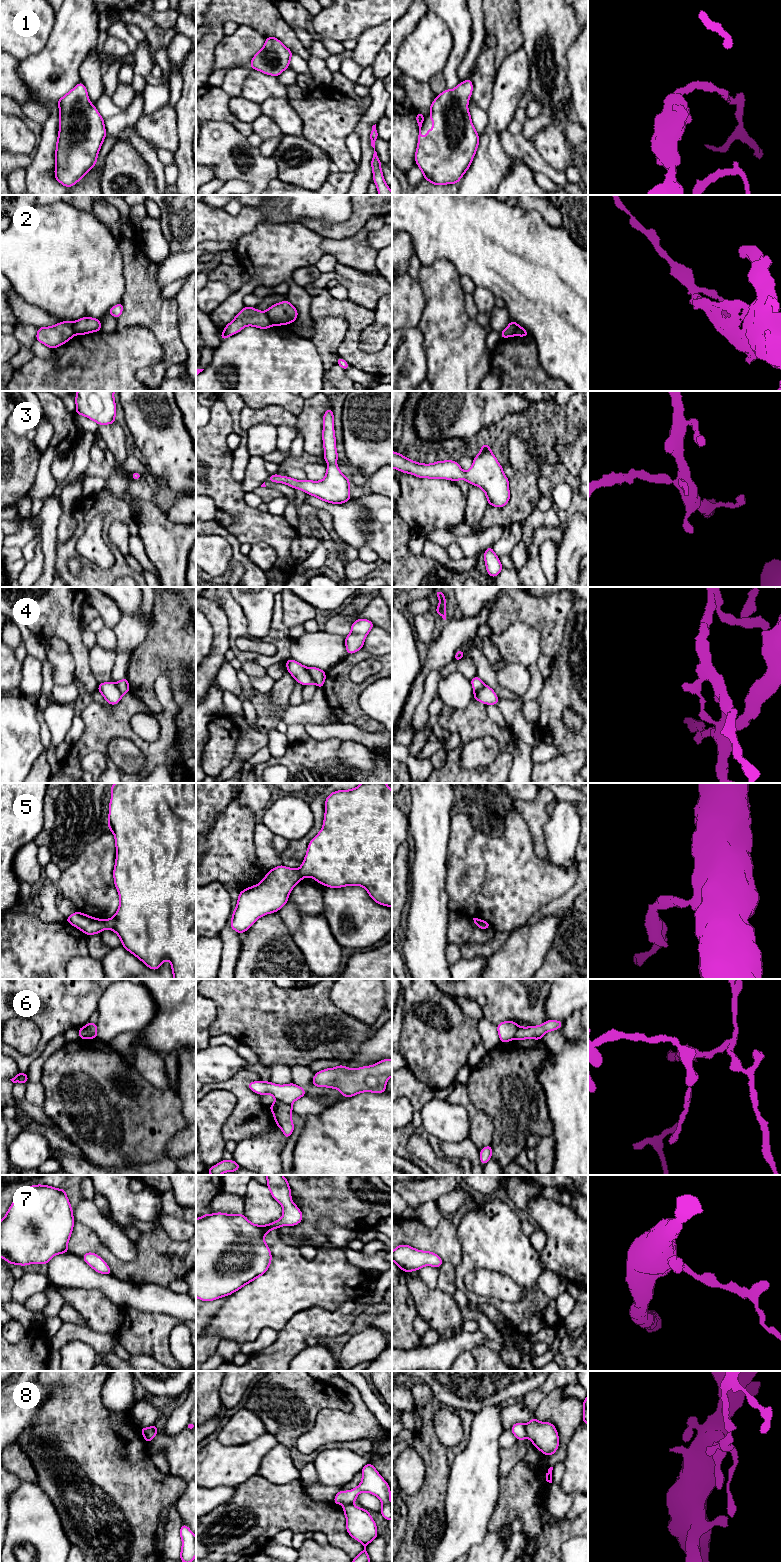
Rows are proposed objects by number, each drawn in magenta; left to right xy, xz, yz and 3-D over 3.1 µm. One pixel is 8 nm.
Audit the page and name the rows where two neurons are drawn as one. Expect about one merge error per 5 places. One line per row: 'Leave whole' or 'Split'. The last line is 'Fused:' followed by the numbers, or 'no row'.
1: Leave whole
2: Split
3: Leave whole
4: Split
5: Leave whole
6: Split
7: Leave whole
8: Split
Fused: 2, 4, 6, 8

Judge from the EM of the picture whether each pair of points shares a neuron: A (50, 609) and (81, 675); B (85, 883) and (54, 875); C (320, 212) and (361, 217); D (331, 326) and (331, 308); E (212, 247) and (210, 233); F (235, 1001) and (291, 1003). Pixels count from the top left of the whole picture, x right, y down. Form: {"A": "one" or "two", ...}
{"A": "one", "B": "two", "C": "two", "D": "two", "E": "two", "F": "one"}

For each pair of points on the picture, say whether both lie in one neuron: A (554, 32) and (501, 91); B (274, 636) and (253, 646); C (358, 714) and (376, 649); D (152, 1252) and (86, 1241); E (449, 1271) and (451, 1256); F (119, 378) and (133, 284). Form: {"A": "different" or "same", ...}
{"A": "different", "B": "different", "C": "different", "D": "same", "E": "different", "F": "different"}

